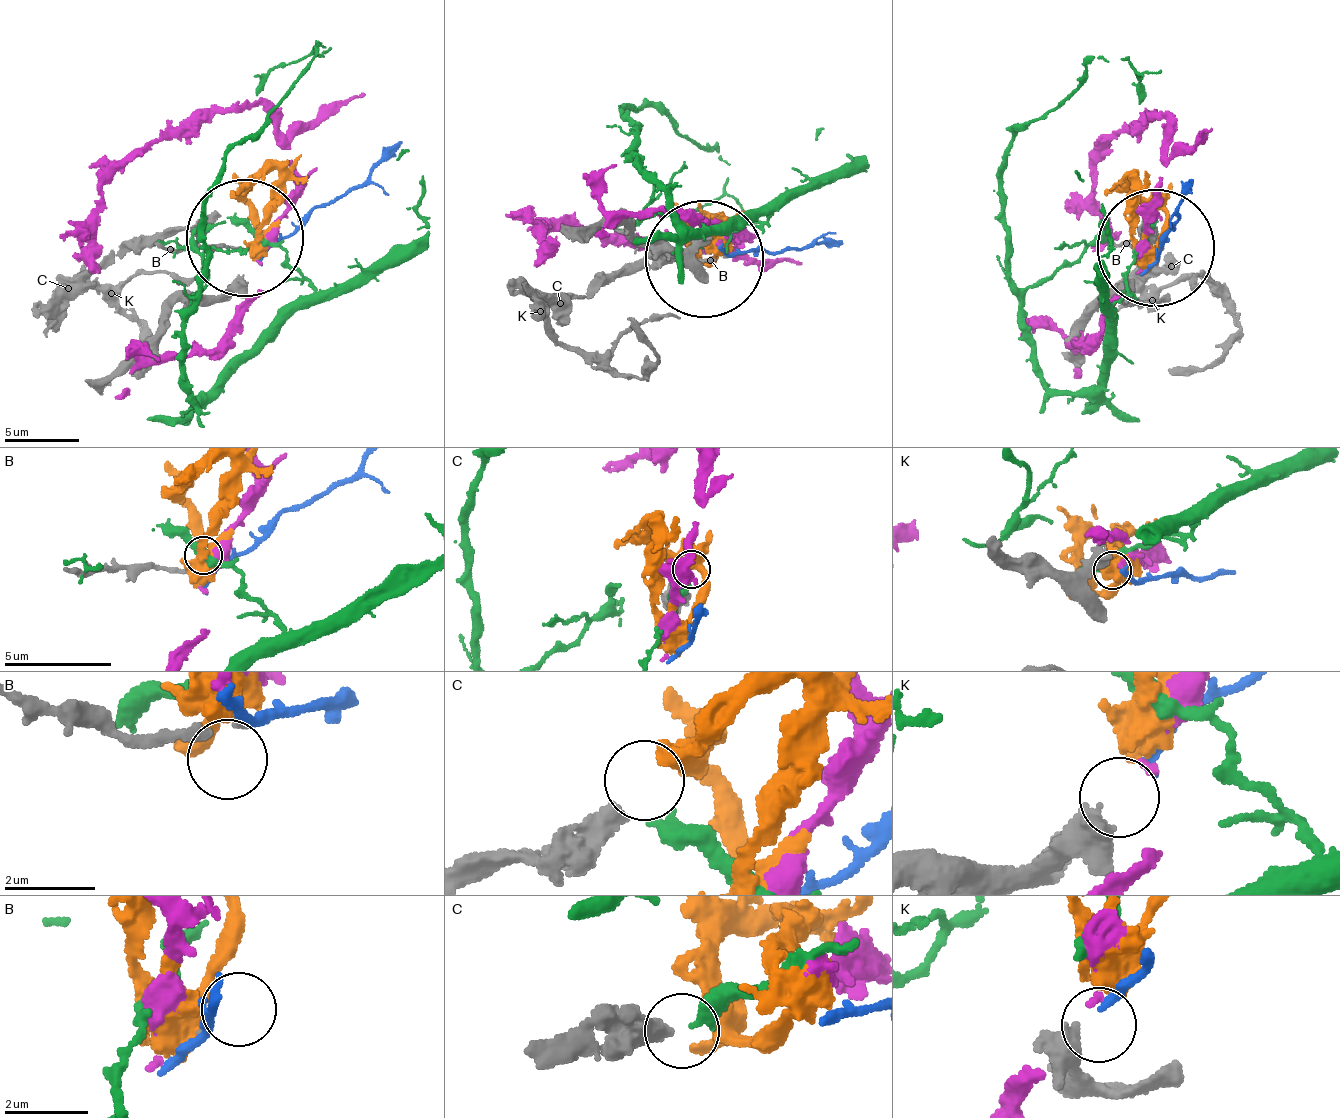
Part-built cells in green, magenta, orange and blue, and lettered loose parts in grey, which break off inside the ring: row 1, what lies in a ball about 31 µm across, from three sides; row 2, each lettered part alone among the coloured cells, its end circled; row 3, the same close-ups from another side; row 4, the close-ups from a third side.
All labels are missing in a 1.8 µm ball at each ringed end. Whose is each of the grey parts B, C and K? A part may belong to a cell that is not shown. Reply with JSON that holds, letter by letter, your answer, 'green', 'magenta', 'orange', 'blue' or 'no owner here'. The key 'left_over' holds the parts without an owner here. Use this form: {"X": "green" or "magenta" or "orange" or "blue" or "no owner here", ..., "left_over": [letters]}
{"B": "no owner here", "C": "no owner here", "K": "orange", "left_over": ["B", "C"]}

